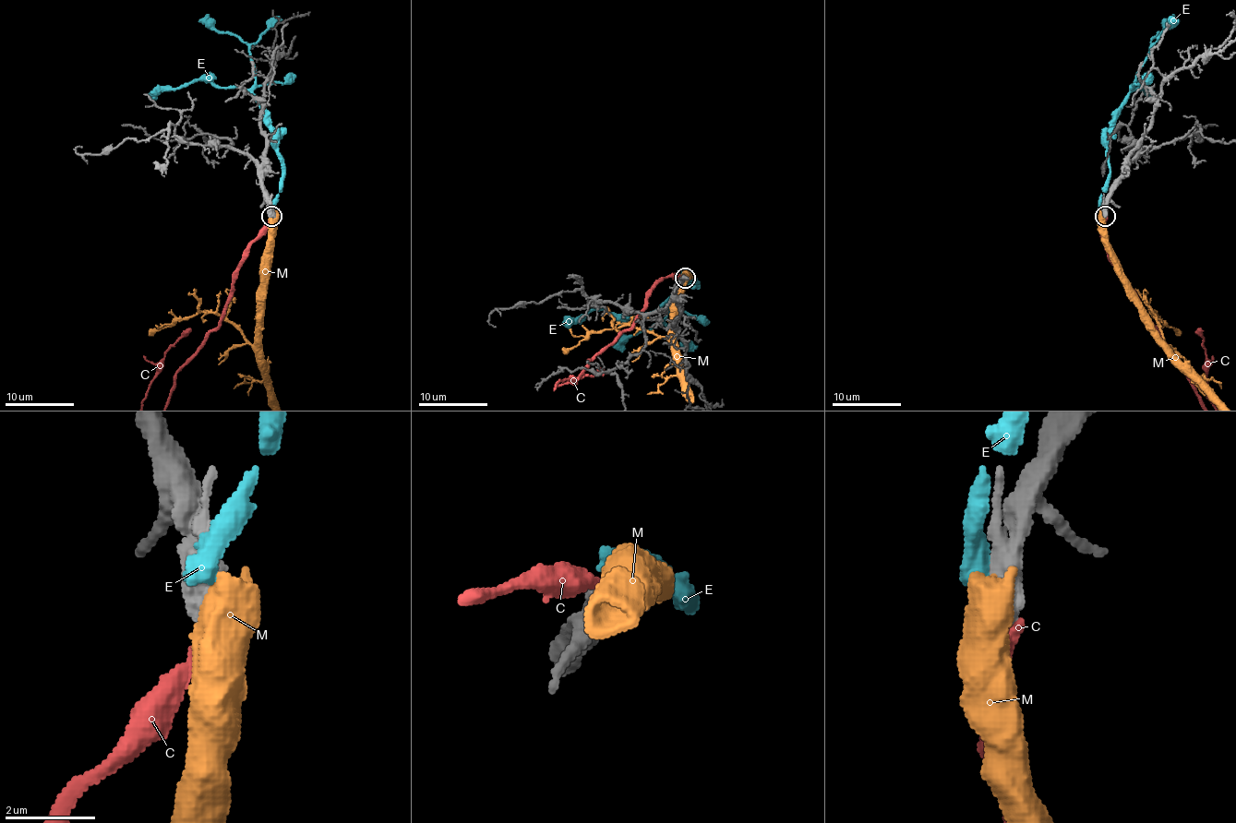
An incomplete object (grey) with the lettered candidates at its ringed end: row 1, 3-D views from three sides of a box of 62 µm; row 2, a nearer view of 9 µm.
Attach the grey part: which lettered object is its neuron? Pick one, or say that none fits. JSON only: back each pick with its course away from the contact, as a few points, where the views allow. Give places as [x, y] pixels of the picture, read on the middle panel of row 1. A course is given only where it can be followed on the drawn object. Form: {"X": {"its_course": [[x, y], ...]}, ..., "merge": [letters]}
{"merge": []}

